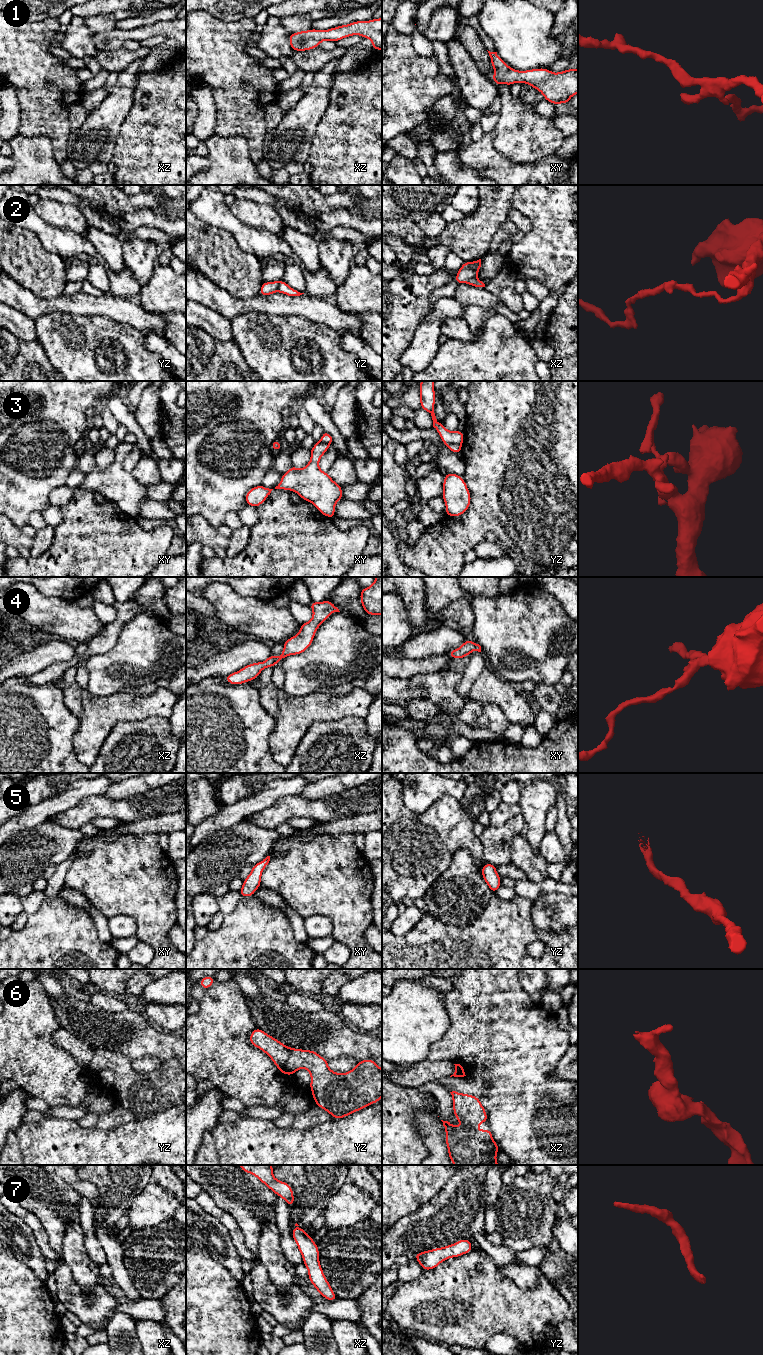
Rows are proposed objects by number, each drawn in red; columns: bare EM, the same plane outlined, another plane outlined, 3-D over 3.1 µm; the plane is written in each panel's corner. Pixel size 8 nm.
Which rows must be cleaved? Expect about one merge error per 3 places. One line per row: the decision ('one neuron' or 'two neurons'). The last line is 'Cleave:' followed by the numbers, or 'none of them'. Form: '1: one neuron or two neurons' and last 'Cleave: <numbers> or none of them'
1: one neuron
2: two neurons
3: two neurons
4: one neuron
5: one neuron
6: one neuron
7: one neuron
Cleave: 2, 3

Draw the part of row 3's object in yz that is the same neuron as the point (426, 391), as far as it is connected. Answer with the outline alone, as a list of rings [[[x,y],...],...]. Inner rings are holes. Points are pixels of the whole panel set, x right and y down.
[[[421,381],[419,388],[420,395],[420,406],[421,409],[429,412],[432,416],[433,427],[437,430],[440,435],[441,441],[444,444],[456,443],[462,445],[464,441],[464,432],[463,431],[448,431],[443,423],[439,423],[436,419],[434,413],[435,406],[435,389],[434,381]]]

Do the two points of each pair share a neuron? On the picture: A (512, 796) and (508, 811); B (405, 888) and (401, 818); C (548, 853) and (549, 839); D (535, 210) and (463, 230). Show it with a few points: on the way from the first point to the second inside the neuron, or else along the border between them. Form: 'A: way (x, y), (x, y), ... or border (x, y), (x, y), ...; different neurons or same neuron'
A: border (502, 801), (508, 804), (519, 803); different neurons
B: way (405, 871), (404, 835); same neuron
C: way (549, 850), (549, 842); same neuron
D: border (513, 195), (511, 207); different neurons

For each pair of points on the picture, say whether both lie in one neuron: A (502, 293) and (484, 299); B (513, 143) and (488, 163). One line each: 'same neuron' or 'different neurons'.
A: different neurons
B: different neurons

